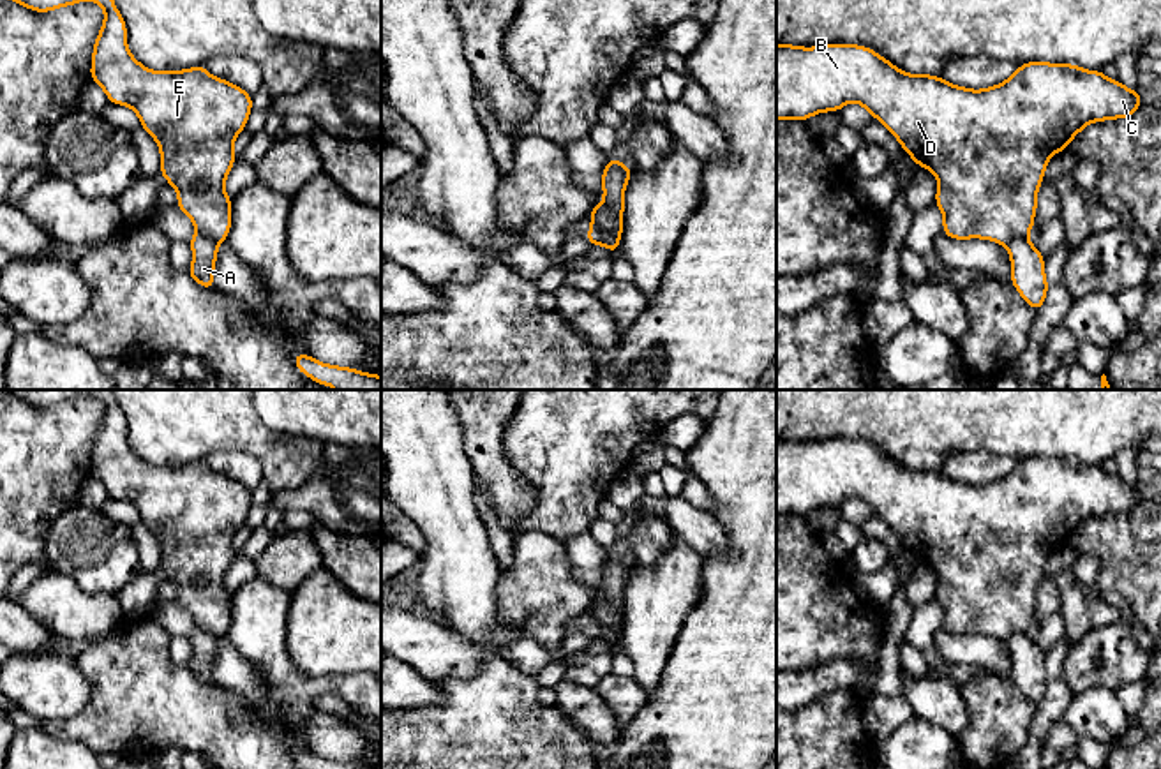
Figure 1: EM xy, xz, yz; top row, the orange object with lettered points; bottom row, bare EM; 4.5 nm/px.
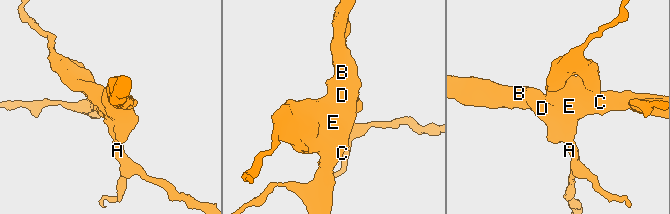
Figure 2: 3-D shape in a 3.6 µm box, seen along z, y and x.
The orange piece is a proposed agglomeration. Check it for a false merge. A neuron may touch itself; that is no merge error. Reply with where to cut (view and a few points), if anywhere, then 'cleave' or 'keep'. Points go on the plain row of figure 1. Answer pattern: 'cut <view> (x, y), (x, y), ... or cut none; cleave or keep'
cut xz (591, 616), (618, 639); cleave

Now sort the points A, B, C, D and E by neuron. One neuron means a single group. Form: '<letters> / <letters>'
A / B C D E

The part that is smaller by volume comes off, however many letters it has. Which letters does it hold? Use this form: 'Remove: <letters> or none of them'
Remove: A

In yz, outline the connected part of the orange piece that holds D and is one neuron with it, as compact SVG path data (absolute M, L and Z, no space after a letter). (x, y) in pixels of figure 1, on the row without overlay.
M776 439L776 515L801 515L826 506L842 506L849 497L861 499L877 513L912 552L916 561L930 564L937 573L935 600L944 617L942 628L955 635L992 635L1007 640L1027 631L1034 623L1037 586L1052 550L1067 543L1089 519L1129 513L1140 501L1138 485L1129 485L1103 466L1087 466L1075 459L1027 457L1006 476L970 485L932 469L909 469L877 446L859 439L824 439L803 443Z

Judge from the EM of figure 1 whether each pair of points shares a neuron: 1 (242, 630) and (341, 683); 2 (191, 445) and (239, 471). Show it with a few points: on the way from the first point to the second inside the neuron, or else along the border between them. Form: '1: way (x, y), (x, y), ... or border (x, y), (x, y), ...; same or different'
1: way (267, 655), (295, 683), (316, 683); same
2: border (251, 455), (242, 452), (212, 452), (203, 459); different

